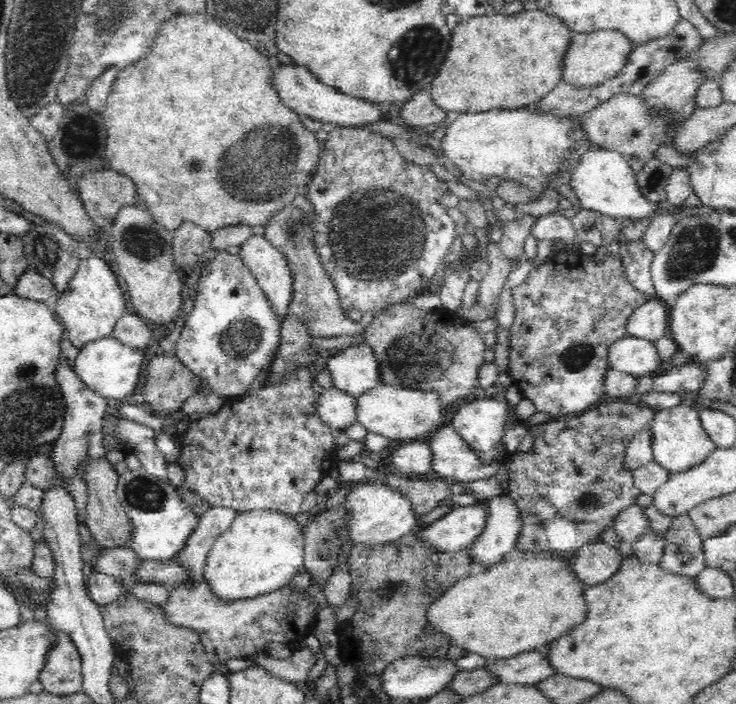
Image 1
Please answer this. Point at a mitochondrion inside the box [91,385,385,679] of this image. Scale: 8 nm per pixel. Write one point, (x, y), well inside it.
(143, 493)

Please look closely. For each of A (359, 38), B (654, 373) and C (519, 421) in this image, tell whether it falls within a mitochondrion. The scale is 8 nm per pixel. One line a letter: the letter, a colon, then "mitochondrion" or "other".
A: other
B: other
C: other

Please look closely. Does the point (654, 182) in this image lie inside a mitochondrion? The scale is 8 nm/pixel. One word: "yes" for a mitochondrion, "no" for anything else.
yes

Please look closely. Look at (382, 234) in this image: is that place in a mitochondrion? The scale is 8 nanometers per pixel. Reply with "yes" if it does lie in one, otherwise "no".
yes

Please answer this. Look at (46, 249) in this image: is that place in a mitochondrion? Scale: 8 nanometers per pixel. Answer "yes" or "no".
yes

